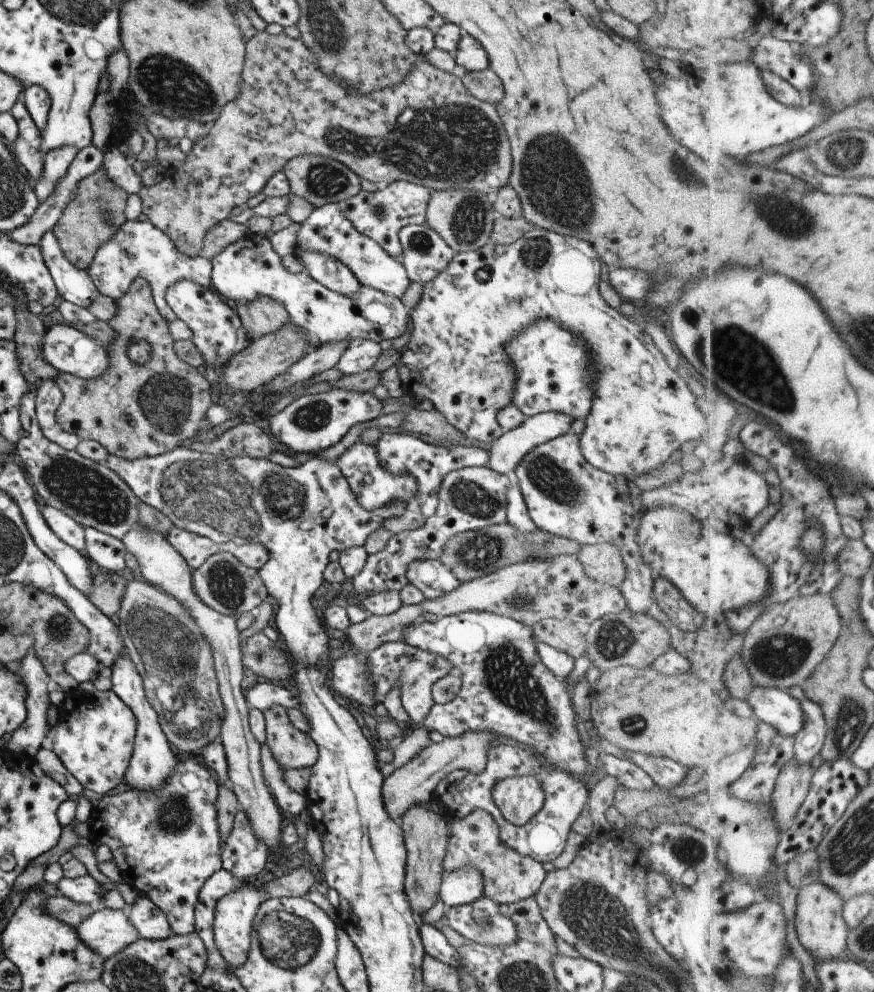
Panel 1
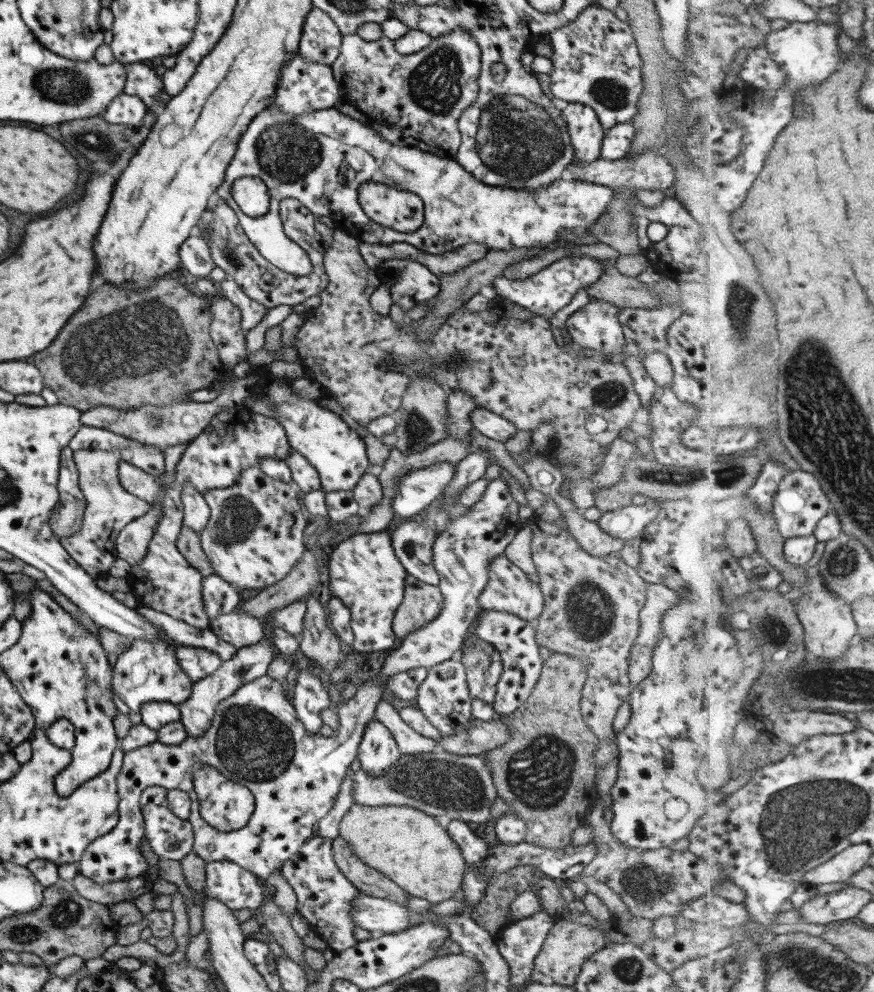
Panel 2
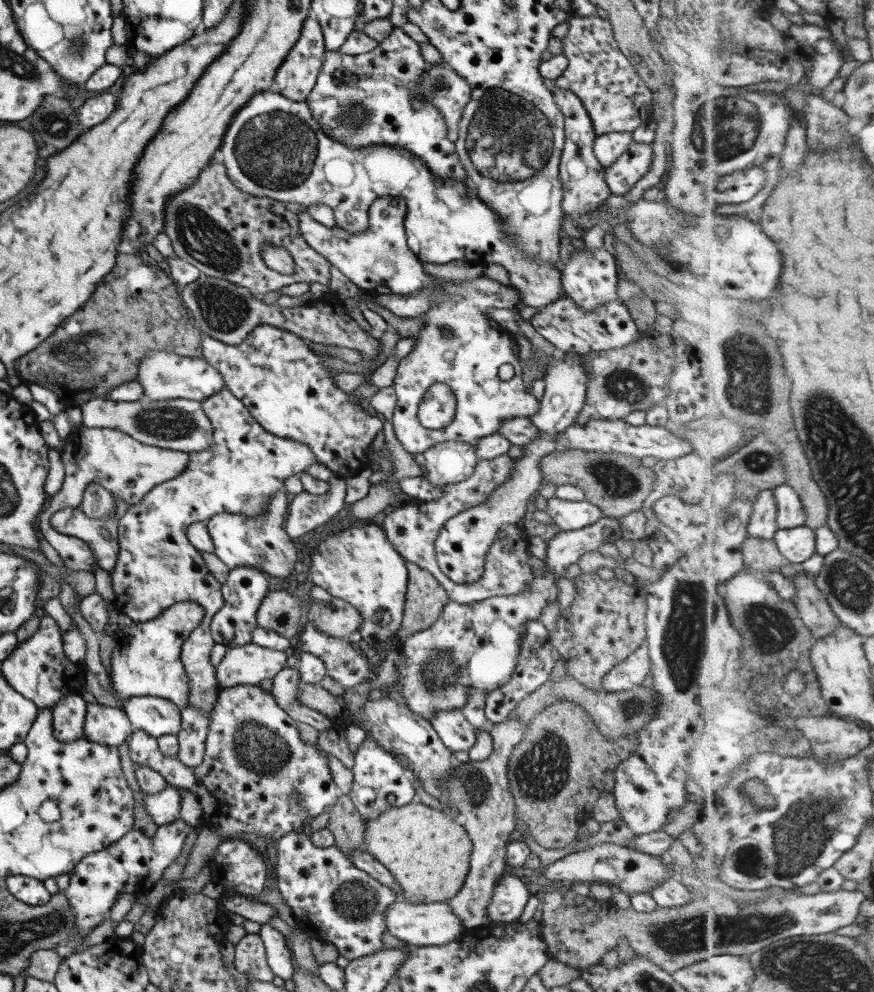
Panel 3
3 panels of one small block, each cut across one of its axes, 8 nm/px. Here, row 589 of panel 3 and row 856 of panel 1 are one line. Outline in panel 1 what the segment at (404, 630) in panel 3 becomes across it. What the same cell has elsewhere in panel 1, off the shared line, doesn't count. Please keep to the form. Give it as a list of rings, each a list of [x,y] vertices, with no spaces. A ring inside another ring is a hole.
[[[413,805],[401,818],[399,824],[403,831],[404,847],[406,850],[404,891],[409,901],[411,912],[416,920],[419,920],[438,899],[439,885],[442,875],[441,868],[443,856],[448,839],[448,824],[432,810],[425,810],[421,806]]]

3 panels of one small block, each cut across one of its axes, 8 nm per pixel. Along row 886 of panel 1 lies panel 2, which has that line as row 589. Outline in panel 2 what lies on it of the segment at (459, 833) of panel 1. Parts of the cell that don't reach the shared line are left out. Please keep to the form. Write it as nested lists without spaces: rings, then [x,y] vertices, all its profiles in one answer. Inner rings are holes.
[[[505,555],[495,556],[488,564],[488,581],[477,597],[481,610],[496,610],[513,614],[517,618],[534,622],[543,608],[543,595],[537,584],[525,577],[525,572],[511,564]]]

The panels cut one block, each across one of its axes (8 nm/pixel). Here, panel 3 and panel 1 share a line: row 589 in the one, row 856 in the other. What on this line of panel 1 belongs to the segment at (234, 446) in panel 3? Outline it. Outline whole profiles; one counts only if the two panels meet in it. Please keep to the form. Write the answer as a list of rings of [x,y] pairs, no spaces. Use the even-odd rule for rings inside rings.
[[[186,757],[171,772],[169,780],[157,790],[145,794],[143,790],[129,789],[111,796],[99,798],[89,818],[92,842],[105,844],[113,856],[120,876],[139,896],[148,898],[167,918],[171,934],[186,935],[194,932],[194,906],[201,885],[215,871],[221,869],[221,842],[216,822],[217,785],[214,775],[199,757]]]

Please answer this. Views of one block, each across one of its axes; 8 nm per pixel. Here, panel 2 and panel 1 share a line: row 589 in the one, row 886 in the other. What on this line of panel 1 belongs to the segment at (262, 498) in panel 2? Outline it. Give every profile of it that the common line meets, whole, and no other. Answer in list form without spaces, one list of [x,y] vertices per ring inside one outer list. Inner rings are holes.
[[[237,885],[233,892],[225,894],[215,903],[212,932],[215,946],[224,961],[231,968],[237,968],[245,962],[253,930],[253,918],[261,902],[267,899],[263,888],[245,888]]]

